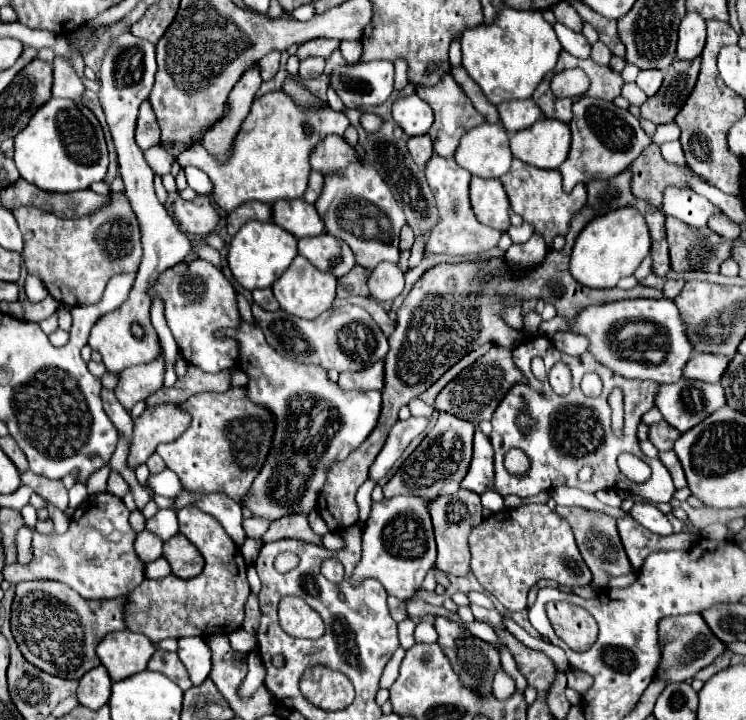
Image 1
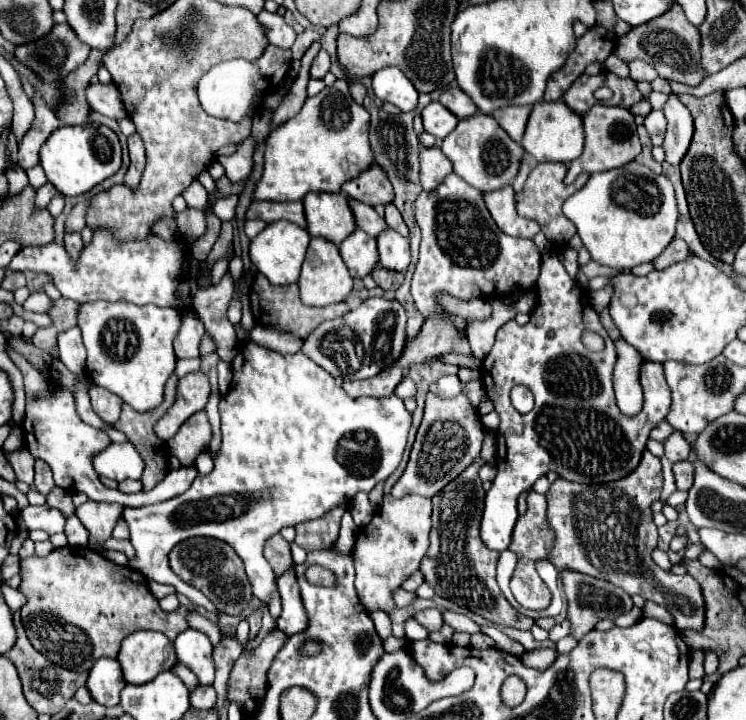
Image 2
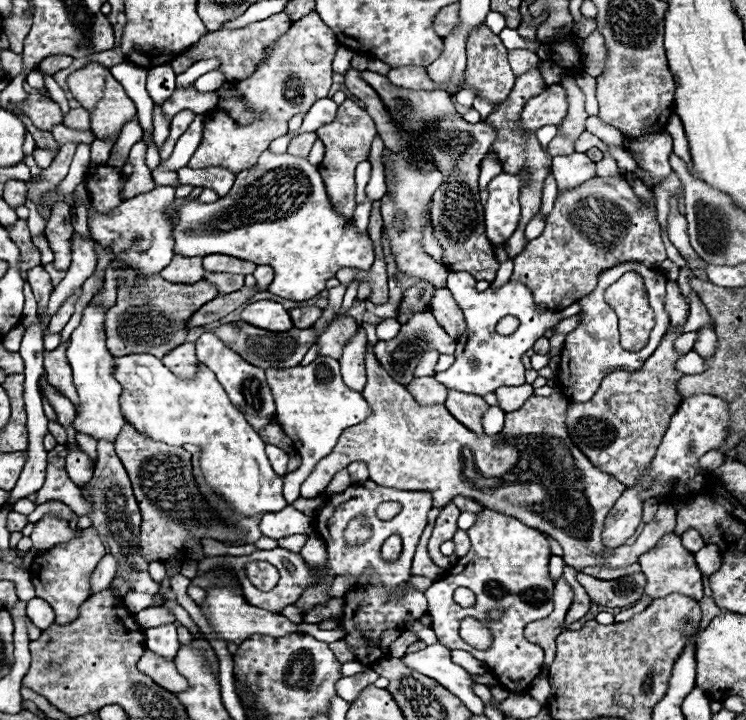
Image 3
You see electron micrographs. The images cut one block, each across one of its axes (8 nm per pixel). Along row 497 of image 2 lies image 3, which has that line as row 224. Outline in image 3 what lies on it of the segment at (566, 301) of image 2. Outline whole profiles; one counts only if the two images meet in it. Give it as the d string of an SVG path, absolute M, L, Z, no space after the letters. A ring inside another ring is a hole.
M522 168L518 174L500 172L488 184L488 200L486 200L486 236L504 246L508 238L516 232L520 222L520 190L530 180L530 172Z

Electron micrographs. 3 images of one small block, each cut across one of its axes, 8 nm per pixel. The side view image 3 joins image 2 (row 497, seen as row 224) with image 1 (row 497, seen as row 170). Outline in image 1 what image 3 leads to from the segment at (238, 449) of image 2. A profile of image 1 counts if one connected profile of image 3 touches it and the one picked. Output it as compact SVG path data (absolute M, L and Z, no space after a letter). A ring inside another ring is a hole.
M240 320L240 326L232 332L232 336L238 340L240 348L238 368L248 376L248 384L244 386L246 398L274 414L274 442L270 446L270 454L266 456L258 478L254 478L250 494L242 498L242 506L248 508L254 518L270 522L290 514L310 514L316 508L316 500L326 482L326 470L330 470L334 462L346 460L348 454L354 452L374 430L382 410L382 394L364 392L364 396L354 396L354 390L344 392L336 382L332 382L328 378L328 370L322 370L322 366L308 366L278 356L278 352L266 342L258 322L248 324L246 320Z

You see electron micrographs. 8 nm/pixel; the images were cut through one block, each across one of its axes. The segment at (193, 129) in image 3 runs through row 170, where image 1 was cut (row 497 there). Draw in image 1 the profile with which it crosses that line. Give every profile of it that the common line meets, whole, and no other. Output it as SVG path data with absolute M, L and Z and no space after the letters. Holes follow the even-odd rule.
M168 468L162 470L160 474L148 476L148 486L154 490L154 494L168 496L168 498L176 498L178 492L182 490L182 484L180 484L178 476Z

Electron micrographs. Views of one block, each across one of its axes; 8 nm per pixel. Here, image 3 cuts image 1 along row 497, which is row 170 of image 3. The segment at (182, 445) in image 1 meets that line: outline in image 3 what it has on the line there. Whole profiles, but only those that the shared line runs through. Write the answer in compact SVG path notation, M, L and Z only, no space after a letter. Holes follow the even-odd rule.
M310 12L274 42L268 56L256 66L256 70L246 80L236 80L234 88L244 100L246 108L256 114L254 122L248 126L238 126L222 108L214 108L204 118L202 142L188 162L188 168L212 168L222 166L234 174L252 168L262 150L270 142L288 132L288 120L296 114L304 114L310 106L328 96L332 86L332 60L338 48L338 40L330 26L326 26L318 12Z

